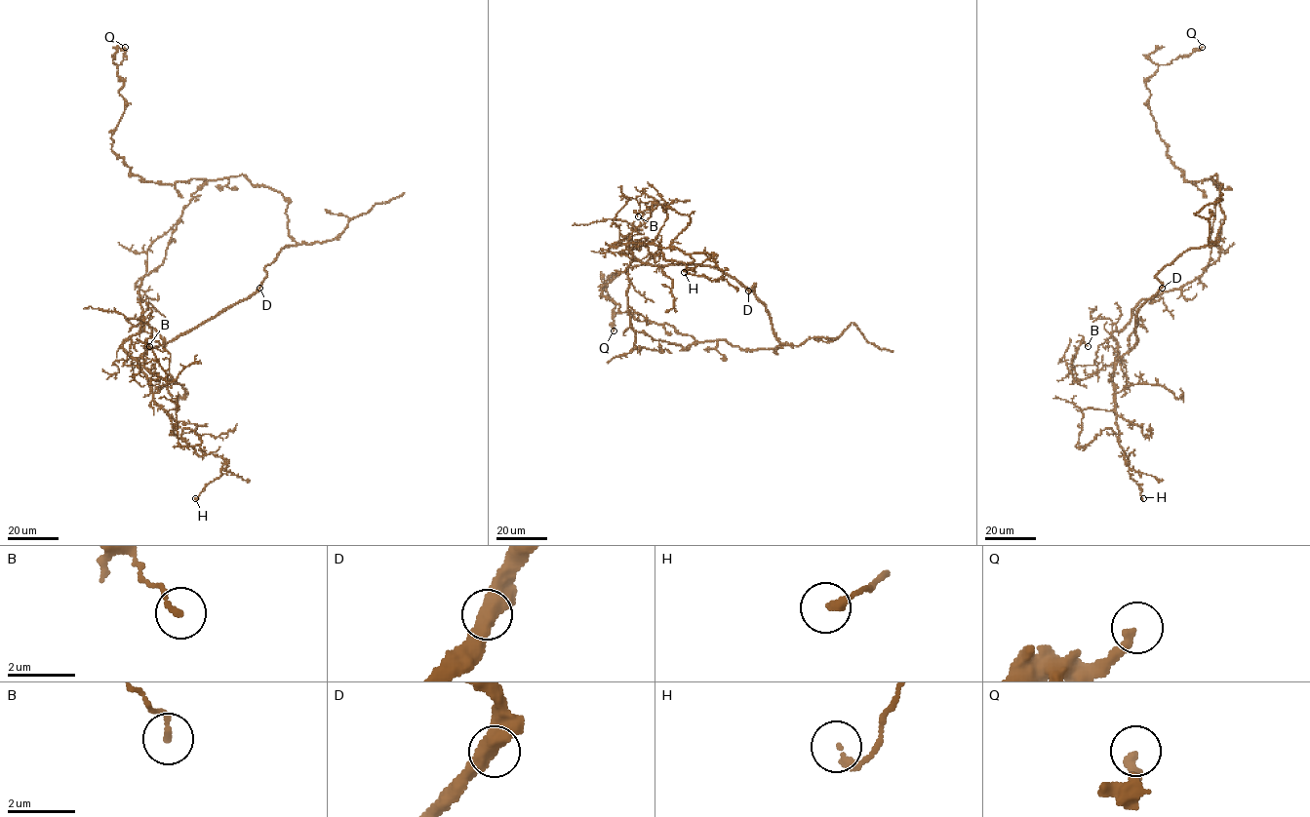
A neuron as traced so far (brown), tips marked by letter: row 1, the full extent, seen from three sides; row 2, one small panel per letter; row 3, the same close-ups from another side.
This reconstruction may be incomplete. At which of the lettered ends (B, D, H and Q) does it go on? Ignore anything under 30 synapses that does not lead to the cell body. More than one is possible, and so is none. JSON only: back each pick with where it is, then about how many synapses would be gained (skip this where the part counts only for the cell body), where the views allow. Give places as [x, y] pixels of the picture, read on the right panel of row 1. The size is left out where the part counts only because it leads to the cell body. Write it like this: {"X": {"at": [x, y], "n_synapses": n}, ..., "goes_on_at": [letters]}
{"goes_on_at": []}

